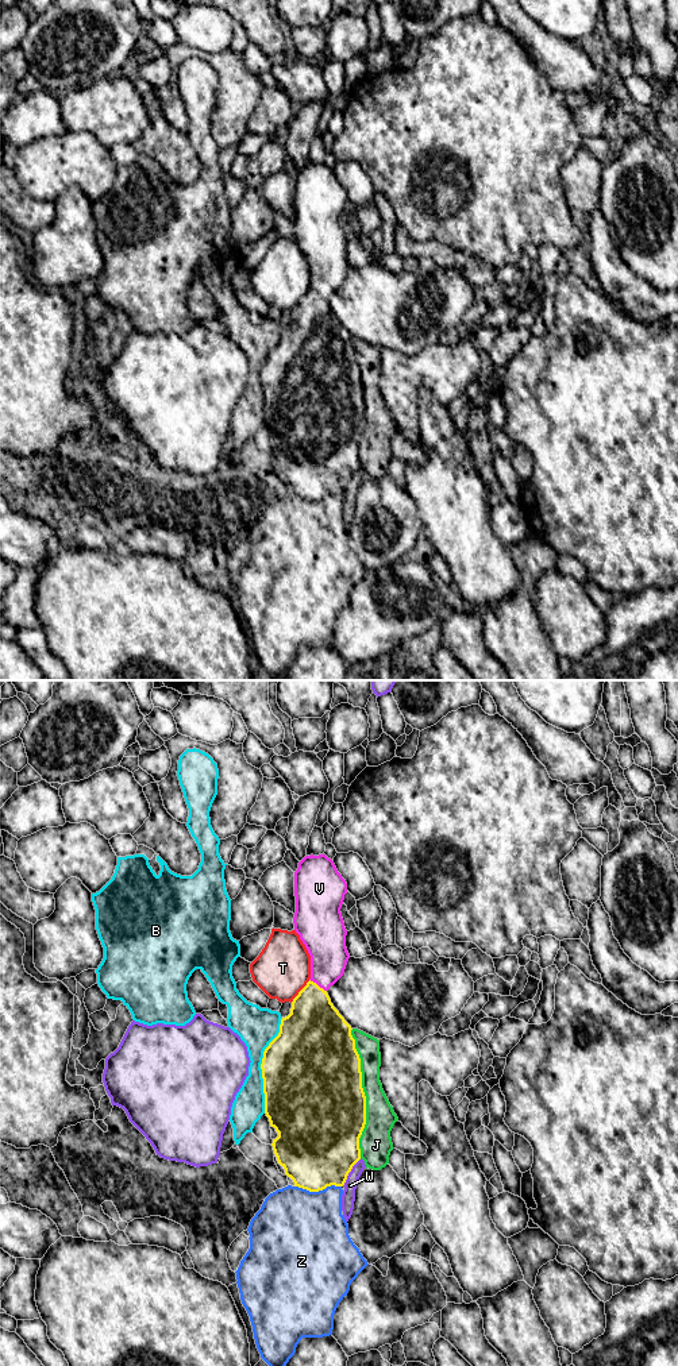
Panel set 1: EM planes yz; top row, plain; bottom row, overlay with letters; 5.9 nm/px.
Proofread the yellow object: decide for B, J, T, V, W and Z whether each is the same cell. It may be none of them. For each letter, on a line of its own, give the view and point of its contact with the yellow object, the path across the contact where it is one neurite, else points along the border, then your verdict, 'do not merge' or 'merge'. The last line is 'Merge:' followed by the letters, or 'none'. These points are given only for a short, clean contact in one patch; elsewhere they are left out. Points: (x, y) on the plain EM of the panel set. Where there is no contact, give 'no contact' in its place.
B: meets yellow in yz at (261, 374); do not merge
J: meets yellow in yz at (363, 402); do not merge
T: meets yellow in yz at (300, 300); do not merge
V: meets yellow in yz at (316, 293); runs through yz (314, 335), (314, 303), (316, 293), (326, 280), (326, 253); merge
W: meets yellow in yz at (350, 479); do not merge
Z: meets yellow in yz at (318, 500); do not merge
Merge: V

